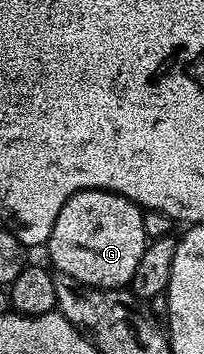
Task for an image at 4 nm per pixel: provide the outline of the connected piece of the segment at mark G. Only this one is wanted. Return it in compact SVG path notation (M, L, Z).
M87 190L75 192L56 214L56 226L48 241L49 263L61 275L93 288L120 288L129 285L148 237L142 221L143 209L116 192Z

